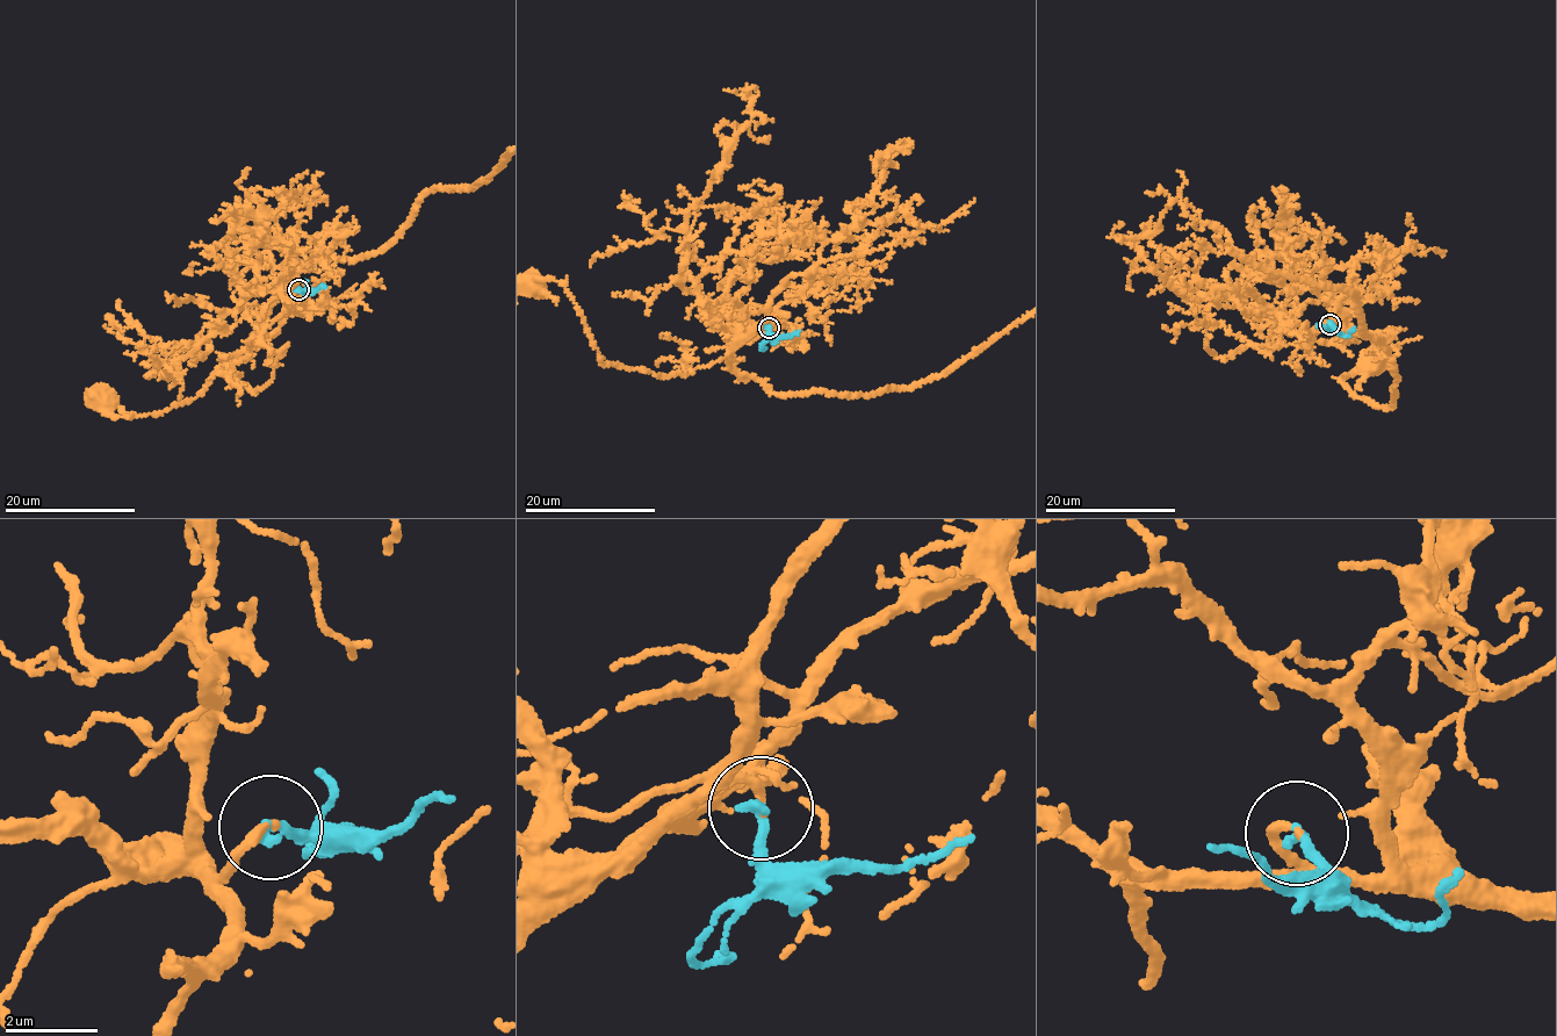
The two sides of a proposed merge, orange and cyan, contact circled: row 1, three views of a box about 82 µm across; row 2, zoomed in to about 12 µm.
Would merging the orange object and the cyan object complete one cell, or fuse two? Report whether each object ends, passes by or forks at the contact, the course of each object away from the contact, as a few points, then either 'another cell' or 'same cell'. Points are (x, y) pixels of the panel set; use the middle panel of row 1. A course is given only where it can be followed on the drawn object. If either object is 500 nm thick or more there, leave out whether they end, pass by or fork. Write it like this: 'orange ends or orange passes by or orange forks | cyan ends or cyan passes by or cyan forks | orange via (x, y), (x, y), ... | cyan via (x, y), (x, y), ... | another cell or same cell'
orange ends | cyan ends | orange via (769, 329), (762, 325), (721, 359), (665, 378), (602, 362), (566, 290), (541, 277), (532, 282) | cyan via (769, 329), (771, 336), (778, 338), (799, 332) | same cell

